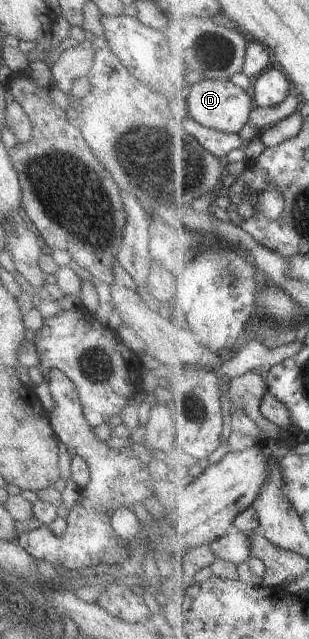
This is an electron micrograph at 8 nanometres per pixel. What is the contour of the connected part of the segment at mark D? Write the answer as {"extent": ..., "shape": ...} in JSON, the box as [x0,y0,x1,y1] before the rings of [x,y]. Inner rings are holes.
{"extent":[181,78,253,133],"shape":[[[195,78],[181,108],[202,126],[222,132],[239,133],[250,121],[253,97],[230,80]]]}

